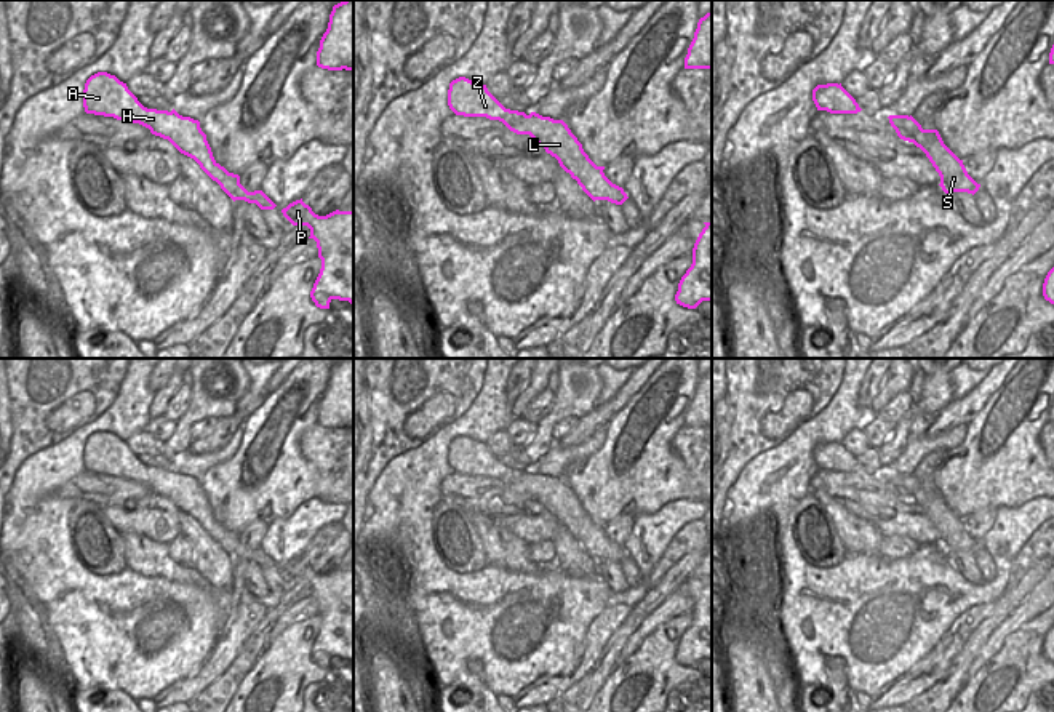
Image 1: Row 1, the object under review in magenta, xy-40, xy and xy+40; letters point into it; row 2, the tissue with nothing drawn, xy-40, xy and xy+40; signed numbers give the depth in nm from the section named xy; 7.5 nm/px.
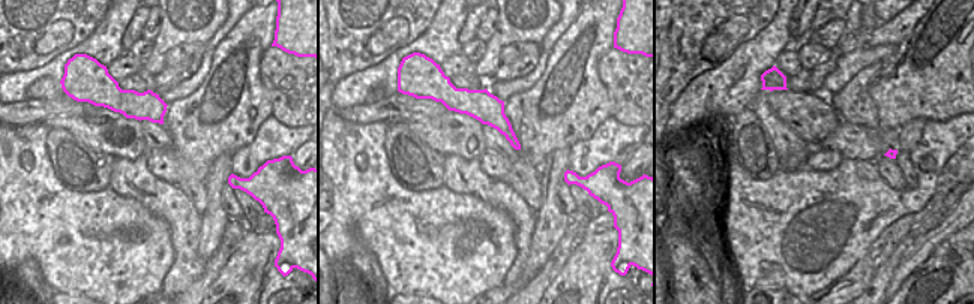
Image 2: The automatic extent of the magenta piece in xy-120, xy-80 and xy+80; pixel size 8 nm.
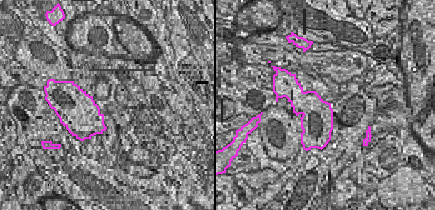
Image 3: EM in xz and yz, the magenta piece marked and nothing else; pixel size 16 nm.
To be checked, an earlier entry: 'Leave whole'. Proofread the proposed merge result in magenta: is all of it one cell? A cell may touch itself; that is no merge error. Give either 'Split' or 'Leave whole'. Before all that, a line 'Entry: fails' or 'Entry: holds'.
Entry: holds
Leave whole

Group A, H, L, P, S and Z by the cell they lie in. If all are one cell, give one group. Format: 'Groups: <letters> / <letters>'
Groups: A H L P S Z

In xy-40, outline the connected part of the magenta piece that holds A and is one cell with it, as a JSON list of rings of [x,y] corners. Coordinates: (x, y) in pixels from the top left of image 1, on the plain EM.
[[[107,430],[91,434],[85,442],[83,466],[86,472],[139,482],[152,493],[168,498],[181,512],[194,517],[234,560],[256,562],[261,568],[277,565],[262,549],[248,550],[240,542],[238,533],[229,531],[214,518],[198,478],[182,475],[174,467],[168,470],[144,466],[115,434]]]

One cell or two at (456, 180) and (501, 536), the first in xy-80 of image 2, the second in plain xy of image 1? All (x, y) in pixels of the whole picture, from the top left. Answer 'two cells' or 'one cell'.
one cell

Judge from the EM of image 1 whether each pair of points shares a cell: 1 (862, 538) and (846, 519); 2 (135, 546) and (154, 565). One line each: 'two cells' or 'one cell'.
1: one cell
2: one cell

